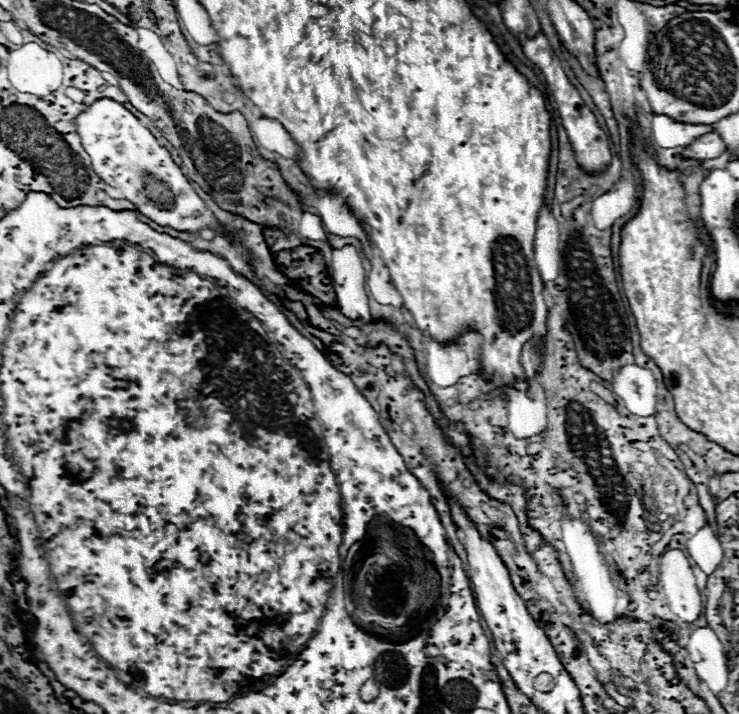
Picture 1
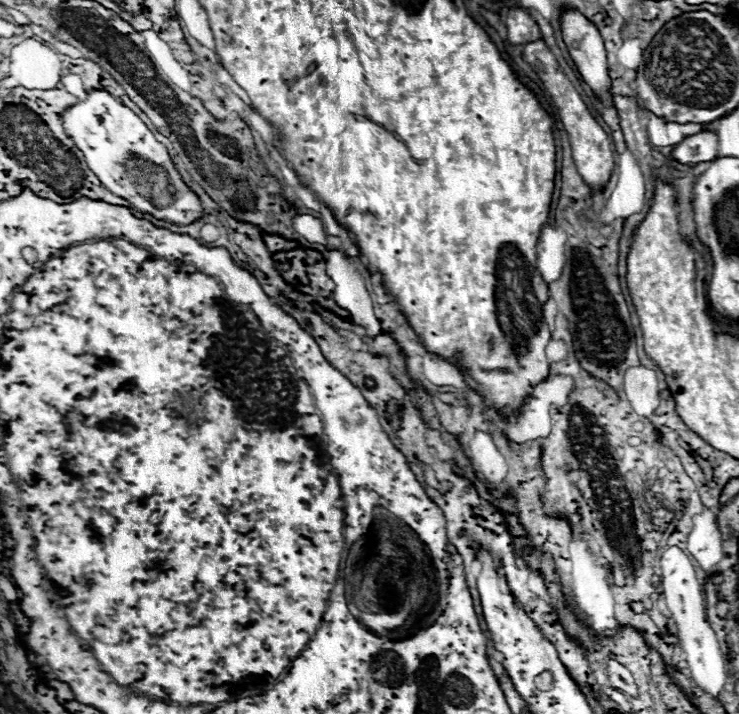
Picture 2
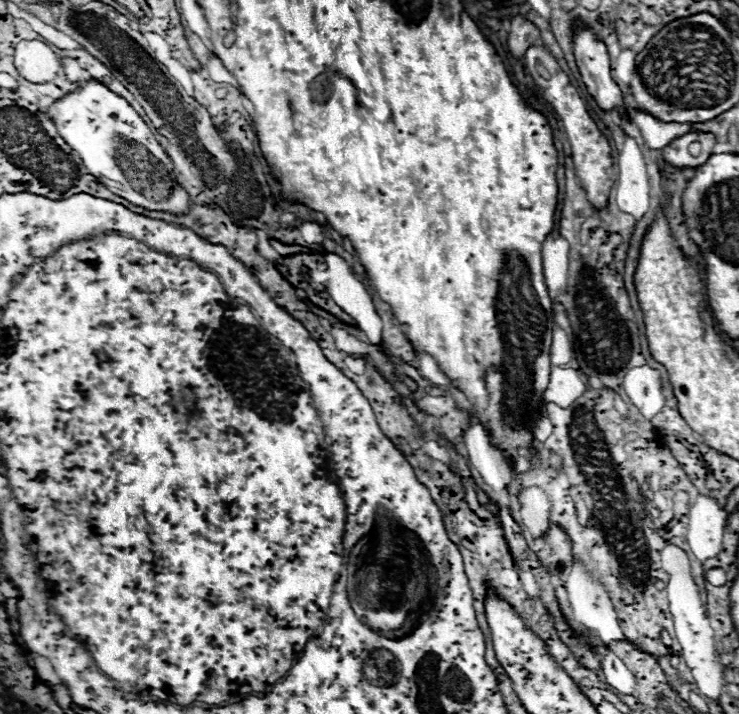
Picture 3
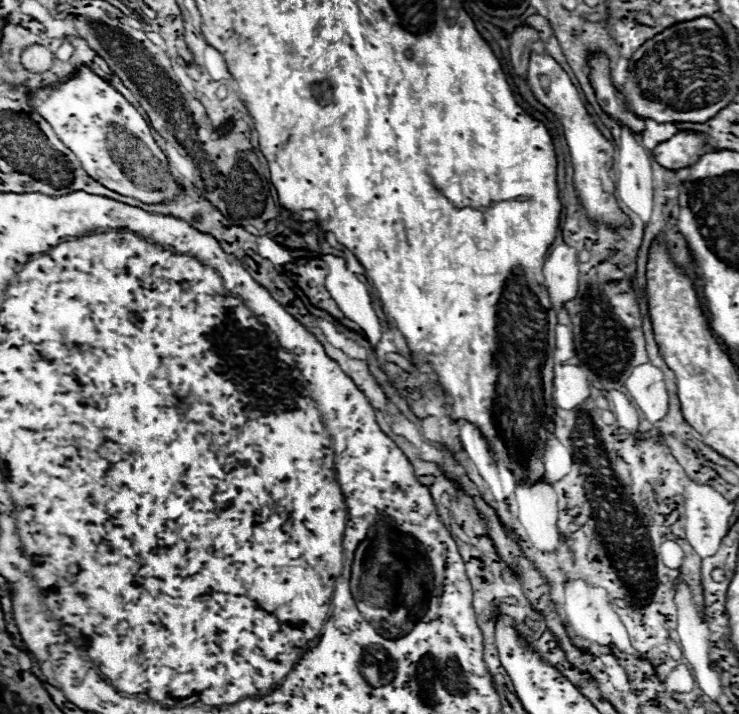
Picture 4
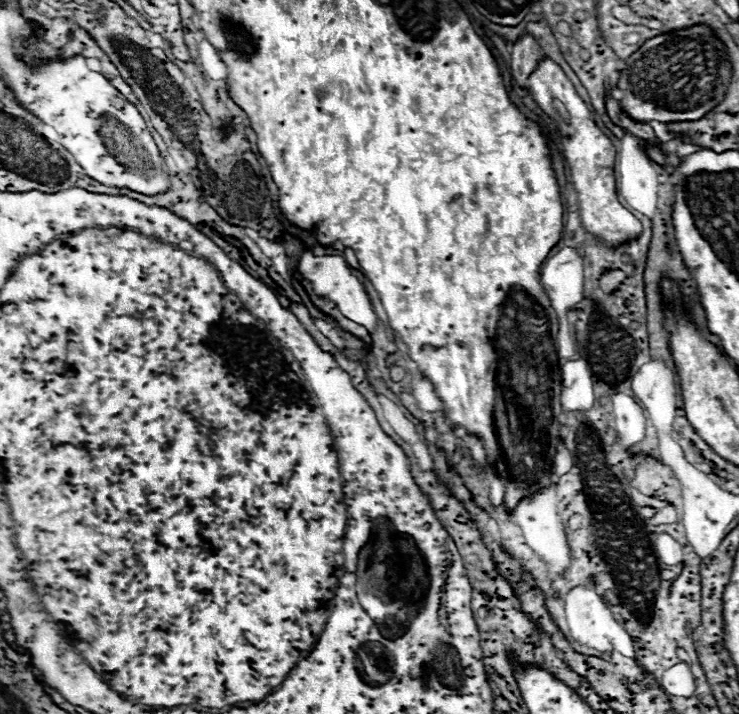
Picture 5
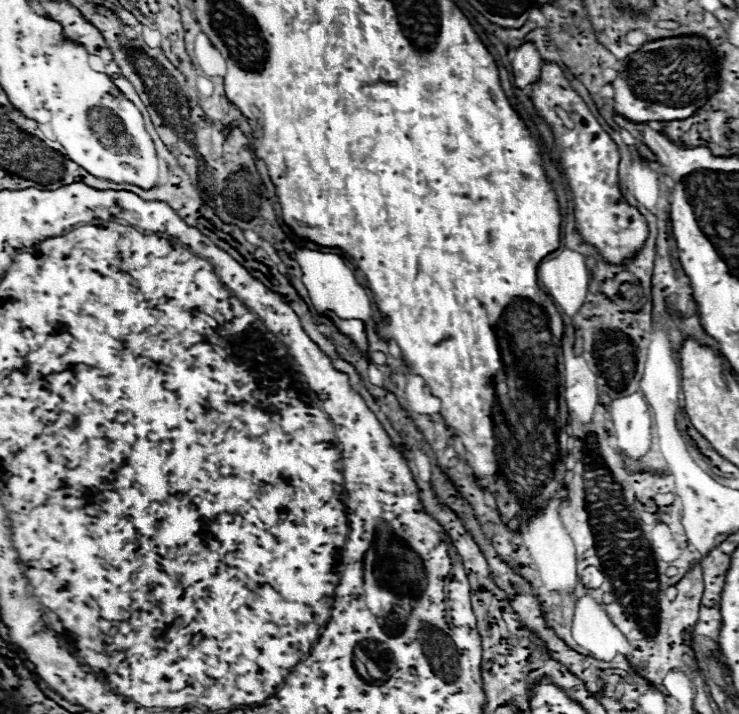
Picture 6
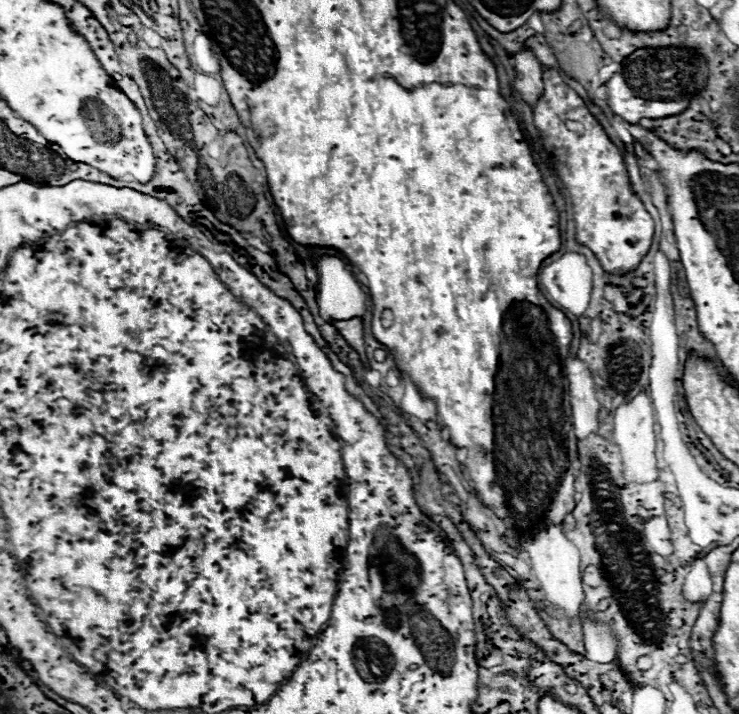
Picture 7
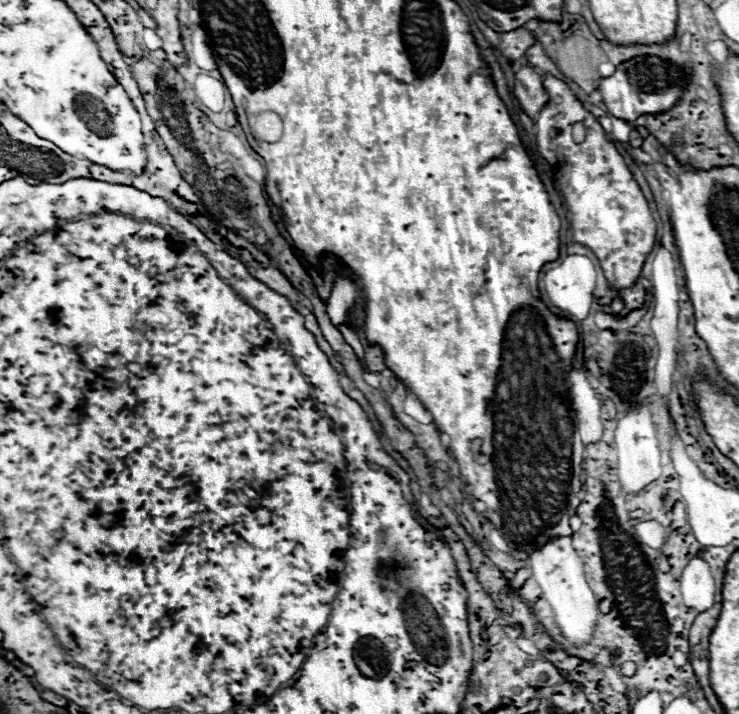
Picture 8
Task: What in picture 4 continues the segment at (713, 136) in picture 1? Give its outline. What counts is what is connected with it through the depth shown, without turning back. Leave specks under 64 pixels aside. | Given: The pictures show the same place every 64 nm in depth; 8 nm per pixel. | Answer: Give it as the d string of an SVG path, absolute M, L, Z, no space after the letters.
M682 130L676 136L672 136L672 140L658 144L652 150L652 156L660 166L664 166L668 170L678 170L678 168L686 168L686 166L694 164L698 160L698 156L708 152L708 148L710 146L708 146L704 134Z

